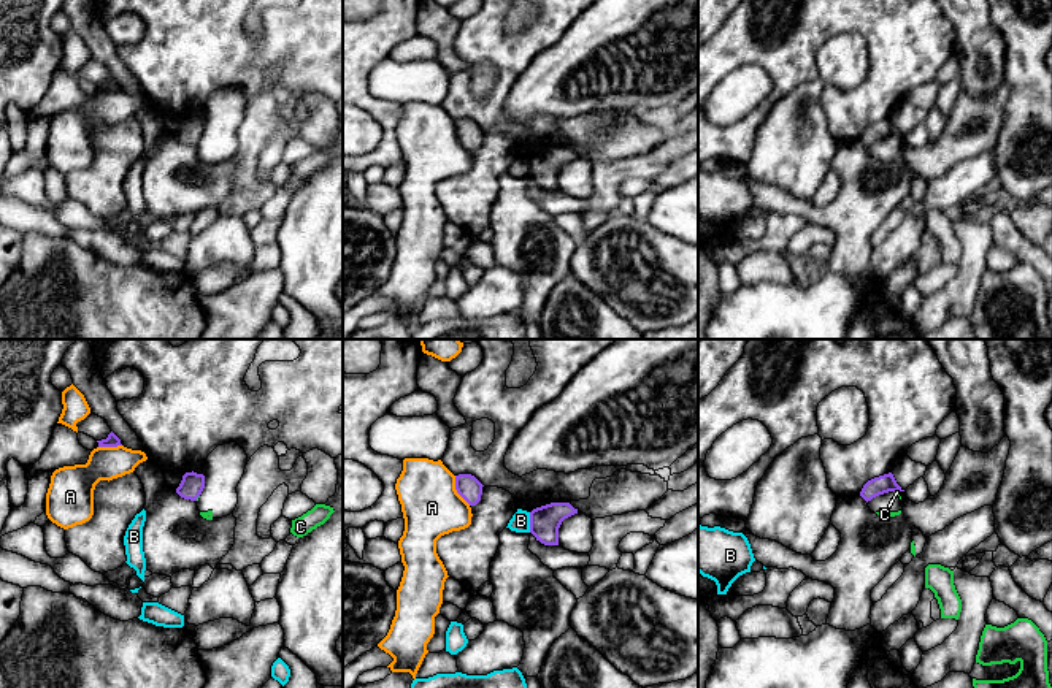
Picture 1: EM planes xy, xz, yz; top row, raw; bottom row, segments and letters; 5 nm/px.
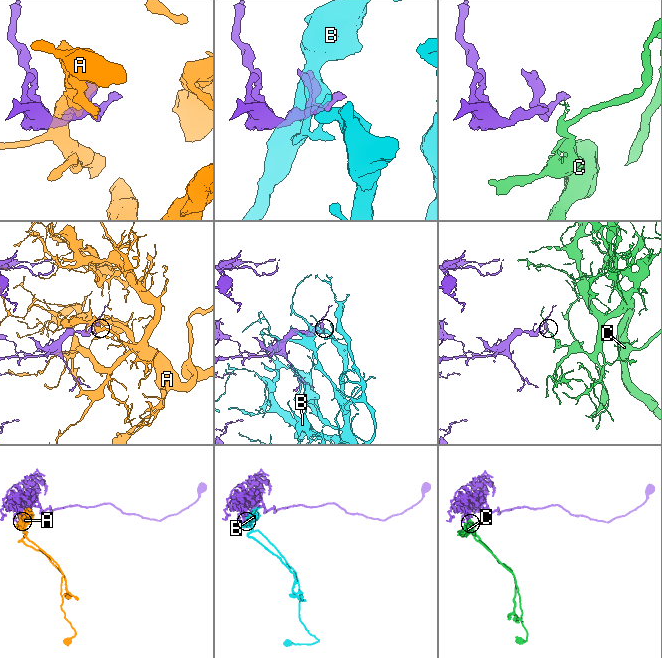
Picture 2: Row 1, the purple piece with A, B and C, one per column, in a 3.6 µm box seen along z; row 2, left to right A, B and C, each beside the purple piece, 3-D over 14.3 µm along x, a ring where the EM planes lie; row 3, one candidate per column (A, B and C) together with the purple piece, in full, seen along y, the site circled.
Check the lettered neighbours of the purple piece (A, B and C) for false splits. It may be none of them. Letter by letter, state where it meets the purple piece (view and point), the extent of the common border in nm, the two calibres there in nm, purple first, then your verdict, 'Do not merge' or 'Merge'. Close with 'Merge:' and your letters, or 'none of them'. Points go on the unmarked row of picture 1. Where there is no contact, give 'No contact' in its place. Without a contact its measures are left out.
A: Touches purple at xz (456, 133). Shared border 170 nm. Thickness 120 nm (purple) against 300 nm. Do not merge
B: Touches purple at xz (530, 167). Shared border 100 nm. Thickness 160 nm (purple) against 100 nm. Do not merge
C: Touches purple at xy (197, 141). Shared border 40 nm. Thickness 120 nm (purple) against 20 nm. Do not merge
Merge: none of them

